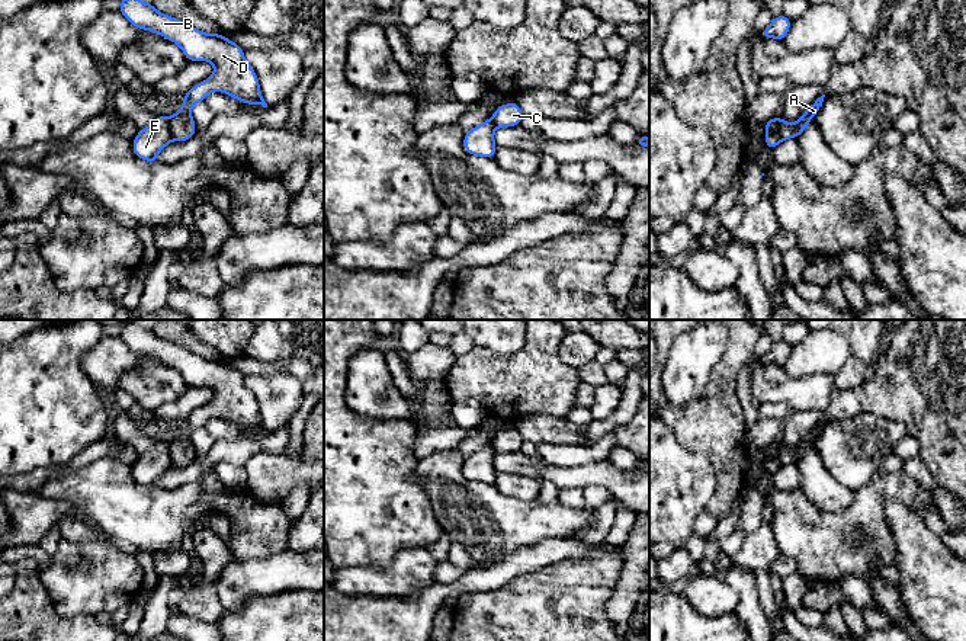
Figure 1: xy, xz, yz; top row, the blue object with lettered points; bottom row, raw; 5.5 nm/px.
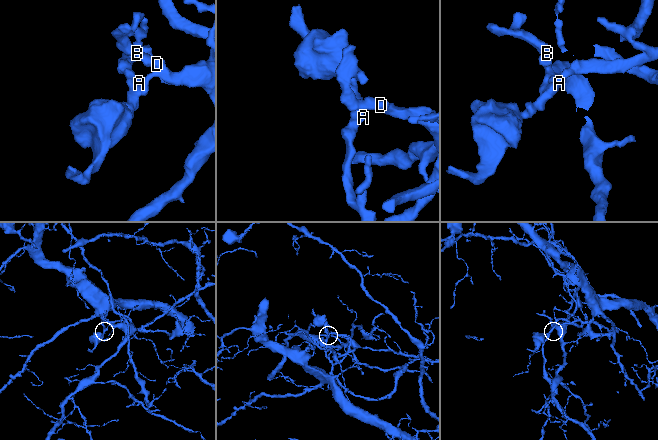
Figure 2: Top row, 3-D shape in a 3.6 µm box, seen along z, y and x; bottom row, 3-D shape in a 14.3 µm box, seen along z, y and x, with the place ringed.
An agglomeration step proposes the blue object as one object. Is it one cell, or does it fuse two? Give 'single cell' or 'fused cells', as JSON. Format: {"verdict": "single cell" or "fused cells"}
{"verdict": "fused cells"}

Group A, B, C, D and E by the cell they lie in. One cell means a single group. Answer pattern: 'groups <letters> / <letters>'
groups A E / B C D

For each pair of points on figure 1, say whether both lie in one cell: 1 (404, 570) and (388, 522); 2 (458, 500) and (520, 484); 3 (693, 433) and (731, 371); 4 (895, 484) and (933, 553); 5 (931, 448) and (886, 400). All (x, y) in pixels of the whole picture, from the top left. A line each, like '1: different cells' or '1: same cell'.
1: different cells
2: different cells
3: same cell
4: different cells
5: same cell

